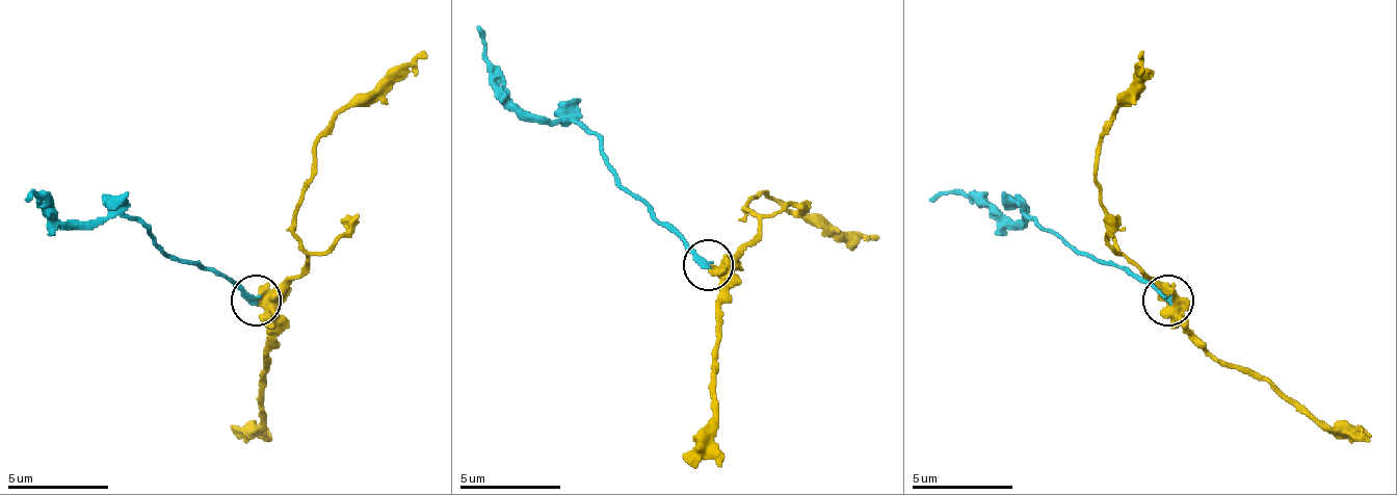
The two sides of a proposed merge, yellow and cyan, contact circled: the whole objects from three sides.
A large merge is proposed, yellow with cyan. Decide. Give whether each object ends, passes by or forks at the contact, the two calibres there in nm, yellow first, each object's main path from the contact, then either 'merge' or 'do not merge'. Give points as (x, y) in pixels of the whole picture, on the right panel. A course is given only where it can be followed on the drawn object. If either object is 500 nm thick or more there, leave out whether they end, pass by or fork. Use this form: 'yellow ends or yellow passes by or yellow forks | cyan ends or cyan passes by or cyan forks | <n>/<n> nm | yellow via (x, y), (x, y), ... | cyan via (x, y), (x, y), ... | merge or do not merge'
yellow passes by | cyan ends | 360/240 nm | yellow via (1169, 302), (1113, 240), (1094, 165), (1099, 140), (1129, 100), (1143, 50) | cyan via (1169, 302), (1139, 276), (1083, 256), (1038, 220), (1023, 215), (1023, 220), (1008, 220), (968, 196), (927, 201) | merge

